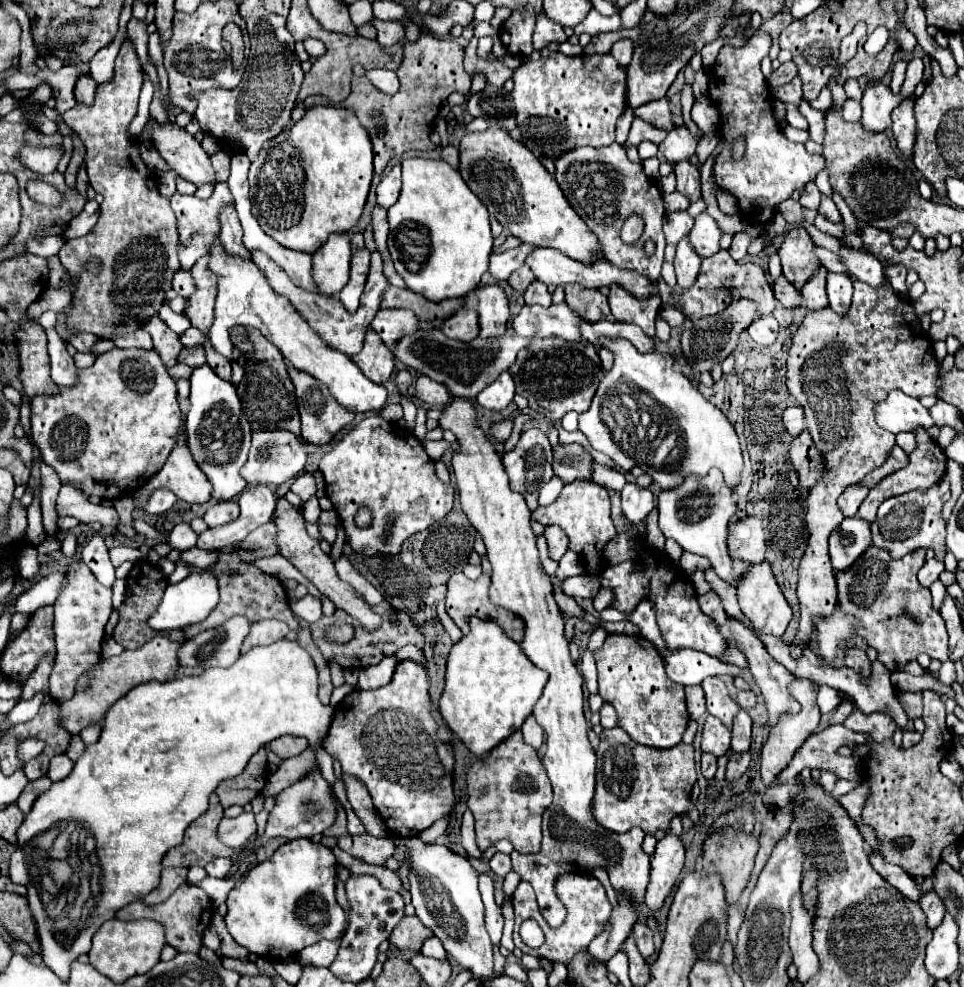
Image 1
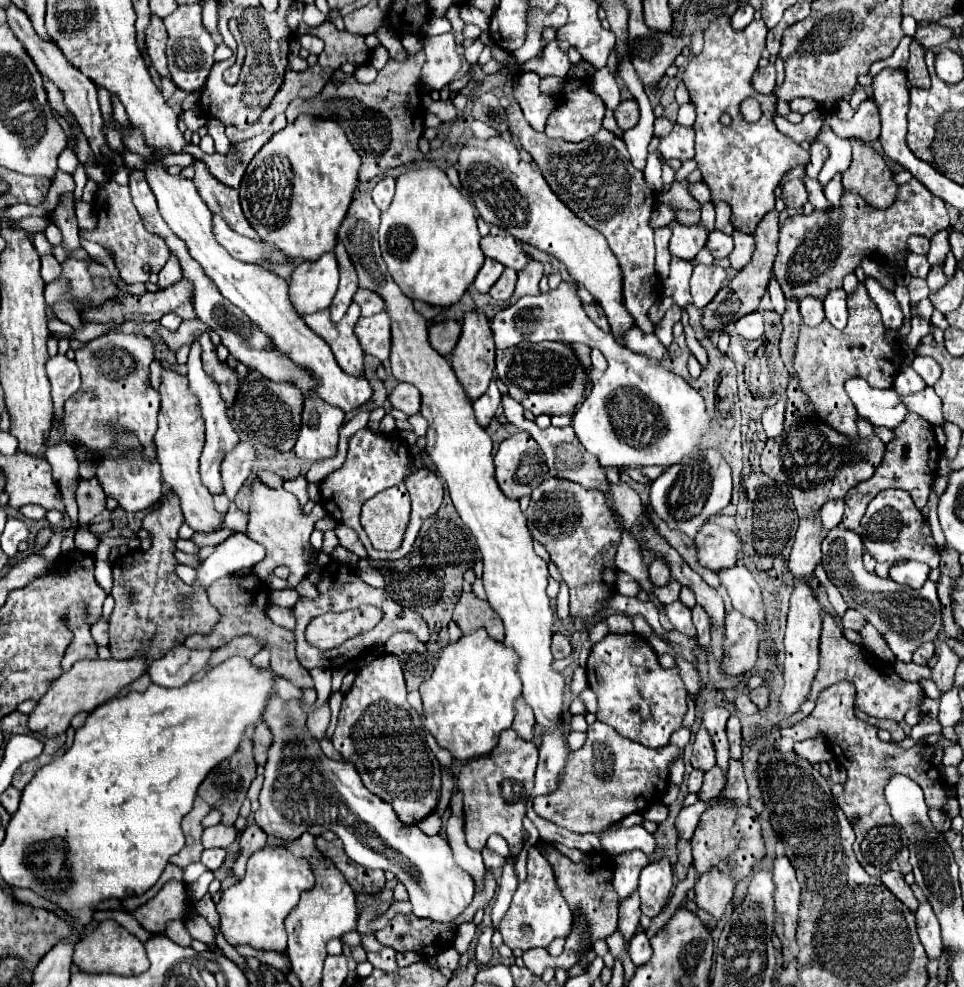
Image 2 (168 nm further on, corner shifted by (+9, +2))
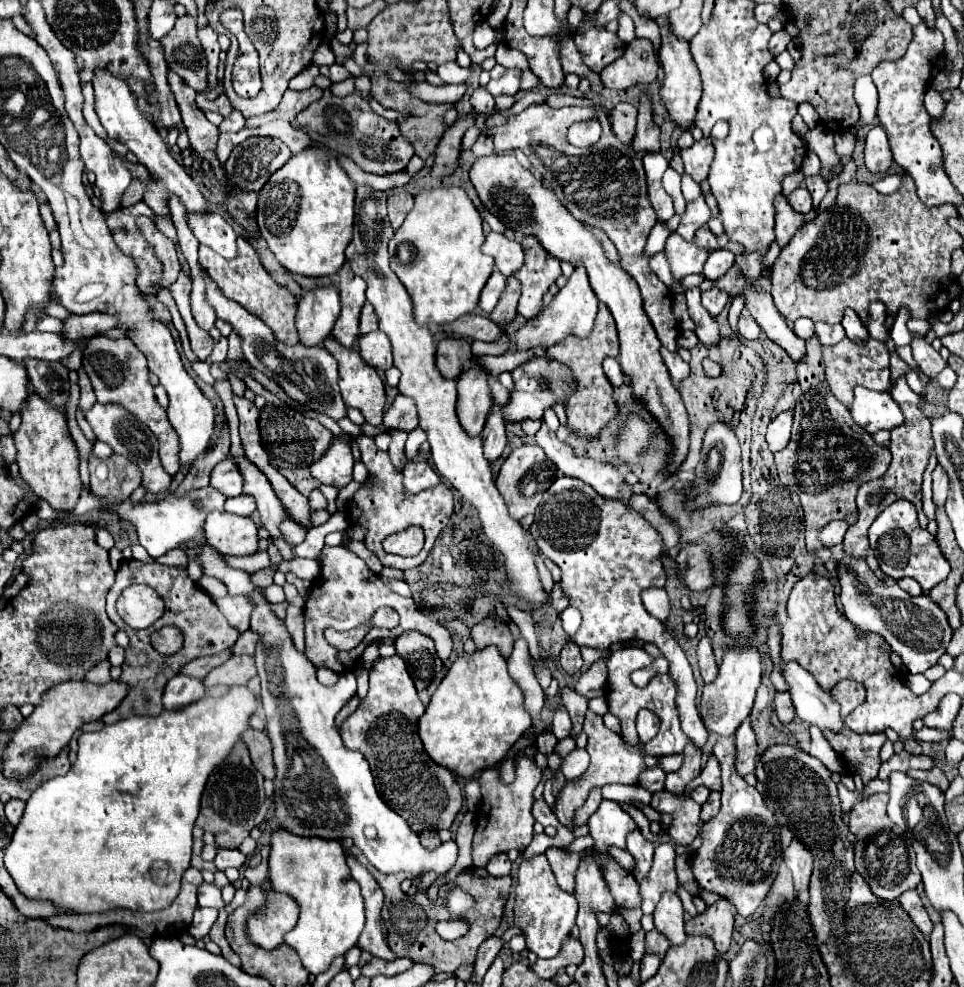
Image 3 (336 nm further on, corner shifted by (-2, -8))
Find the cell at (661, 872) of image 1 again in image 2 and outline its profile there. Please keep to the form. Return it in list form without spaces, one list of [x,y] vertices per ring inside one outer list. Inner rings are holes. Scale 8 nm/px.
[[[668,858],[658,860],[656,864],[648,864],[640,874],[640,898],[642,898],[642,914],[654,918],[668,904],[672,892],[672,864]]]

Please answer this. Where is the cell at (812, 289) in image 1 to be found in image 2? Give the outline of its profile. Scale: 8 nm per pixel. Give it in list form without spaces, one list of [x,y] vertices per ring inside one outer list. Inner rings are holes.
[[[804,298],[800,300],[800,314],[802,314],[802,320],[806,326],[816,326],[824,320],[824,308],[822,308],[822,302],[816,300],[816,298]]]

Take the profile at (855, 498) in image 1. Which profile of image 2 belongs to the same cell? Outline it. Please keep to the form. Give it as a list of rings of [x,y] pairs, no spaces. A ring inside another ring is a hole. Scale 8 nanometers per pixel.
[[[830,500],[822,506],[820,510],[820,520],[822,520],[822,528],[828,532],[832,528],[836,528],[842,520],[842,512],[844,512],[844,500]]]

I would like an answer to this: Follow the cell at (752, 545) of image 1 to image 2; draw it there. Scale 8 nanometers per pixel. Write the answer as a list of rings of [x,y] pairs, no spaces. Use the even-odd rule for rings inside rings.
[[[708,522],[700,532],[696,532],[694,546],[698,550],[698,564],[718,572],[722,568],[732,568],[736,564],[736,556],[742,548],[742,542],[732,530]]]

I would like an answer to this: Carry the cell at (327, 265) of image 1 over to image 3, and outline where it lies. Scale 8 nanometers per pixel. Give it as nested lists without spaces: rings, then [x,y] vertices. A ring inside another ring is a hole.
[[[337,284],[313,288],[299,298],[297,330],[299,340],[305,346],[317,346],[331,334],[335,320],[341,312],[341,298]]]

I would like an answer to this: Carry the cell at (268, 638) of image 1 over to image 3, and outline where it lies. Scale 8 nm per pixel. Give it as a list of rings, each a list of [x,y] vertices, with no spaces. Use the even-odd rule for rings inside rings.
[[[241,654],[241,656],[231,656],[225,664],[221,664],[219,668],[211,670],[205,676],[205,686],[215,686],[215,684],[247,684],[253,676],[257,674],[257,666],[255,666],[255,658]]]

